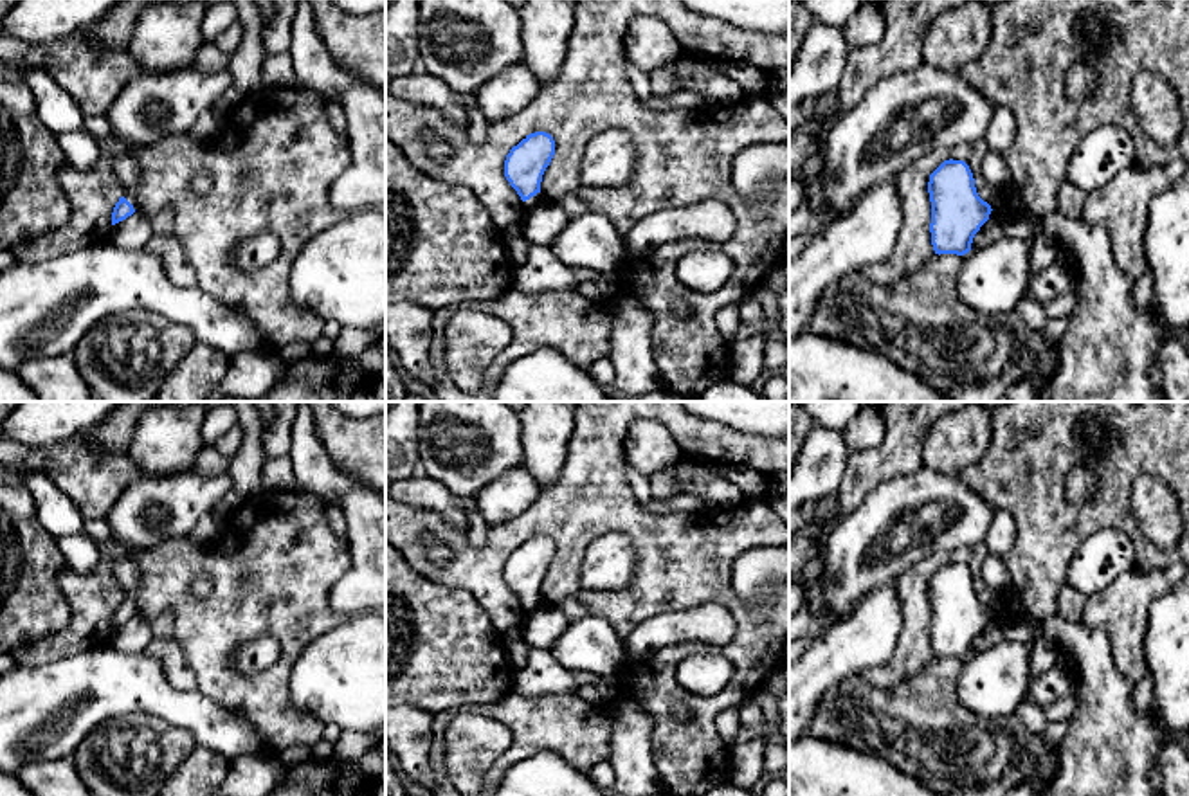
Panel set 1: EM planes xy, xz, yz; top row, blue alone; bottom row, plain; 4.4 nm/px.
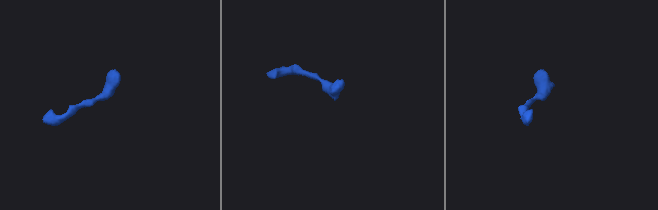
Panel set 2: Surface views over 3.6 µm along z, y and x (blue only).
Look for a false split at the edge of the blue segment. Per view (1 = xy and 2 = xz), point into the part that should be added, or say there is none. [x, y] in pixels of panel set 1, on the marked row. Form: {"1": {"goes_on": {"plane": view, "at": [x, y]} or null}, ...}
{"1": {"goes_on": {"plane": "xy", "at": [128, 171]}}, "2": {"goes_on": {"plane": "xz", "at": [535, 200]}}}

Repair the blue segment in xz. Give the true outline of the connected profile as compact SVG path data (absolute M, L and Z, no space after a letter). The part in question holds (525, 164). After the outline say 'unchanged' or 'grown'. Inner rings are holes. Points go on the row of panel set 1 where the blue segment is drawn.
M535 131L526 135L506 155L504 176L517 191L526 213L546 202L540 193L540 182L553 155L555 140L546 131Z | grown

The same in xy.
M132 157L113 158L112 166L113 173L126 189L126 193L119 198L112 213L112 225L115 225L132 216L135 211L139 211L137 191L141 185L142 169L139 162L133 160Z | grown

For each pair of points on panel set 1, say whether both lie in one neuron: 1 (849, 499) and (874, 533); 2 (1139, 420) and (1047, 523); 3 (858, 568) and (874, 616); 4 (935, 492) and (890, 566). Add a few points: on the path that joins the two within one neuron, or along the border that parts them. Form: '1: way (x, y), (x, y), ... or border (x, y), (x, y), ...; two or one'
1: border (889, 481), (876, 487), (827, 539); two
2: way (1119, 454), (1114, 490), (1081, 521); one
3: border (896, 580), (872, 587), (844, 618); two
4: way (919, 510), (892, 537), (892, 548); one

